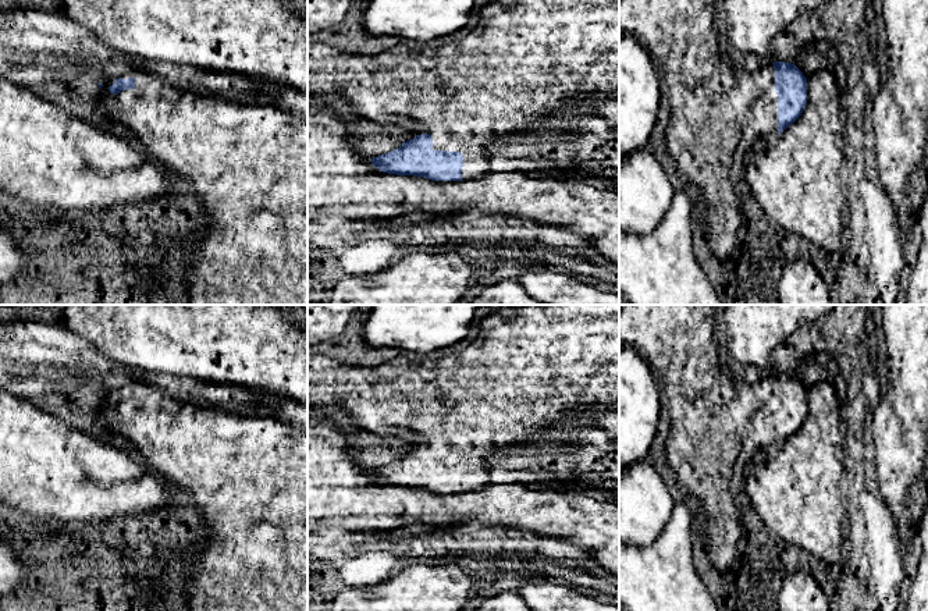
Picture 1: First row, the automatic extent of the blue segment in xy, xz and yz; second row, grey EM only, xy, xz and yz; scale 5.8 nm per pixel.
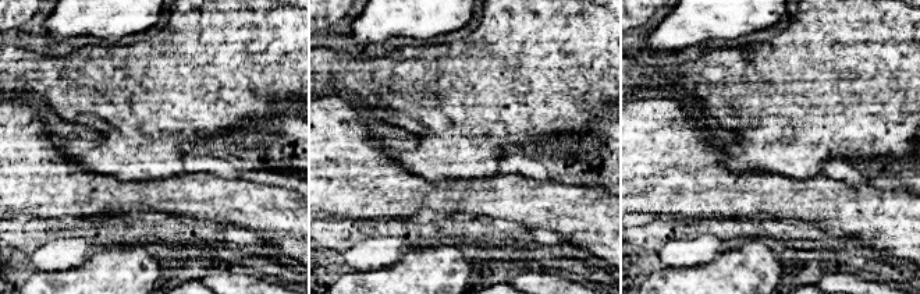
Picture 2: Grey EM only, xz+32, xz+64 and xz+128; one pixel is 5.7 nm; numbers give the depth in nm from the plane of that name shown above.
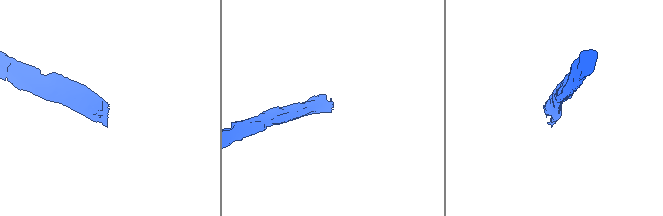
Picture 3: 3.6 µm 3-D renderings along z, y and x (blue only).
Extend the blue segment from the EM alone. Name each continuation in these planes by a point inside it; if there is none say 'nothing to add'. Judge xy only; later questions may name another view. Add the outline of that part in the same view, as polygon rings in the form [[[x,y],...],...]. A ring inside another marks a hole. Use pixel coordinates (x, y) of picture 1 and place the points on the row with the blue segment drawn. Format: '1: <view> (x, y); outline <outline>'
1: xy (246, 162); outline [[[142,68],[128,71],[118,78],[132,77],[135,88],[121,90],[118,95],[109,92],[117,78],[110,78],[102,88],[95,89],[96,109],[107,116],[106,125],[129,135],[173,178],[181,175],[191,180],[192,189],[206,216],[206,234],[196,244],[185,274],[191,305],[307,305],[307,121],[269,102],[218,100],[213,96],[171,86],[157,74]]]

